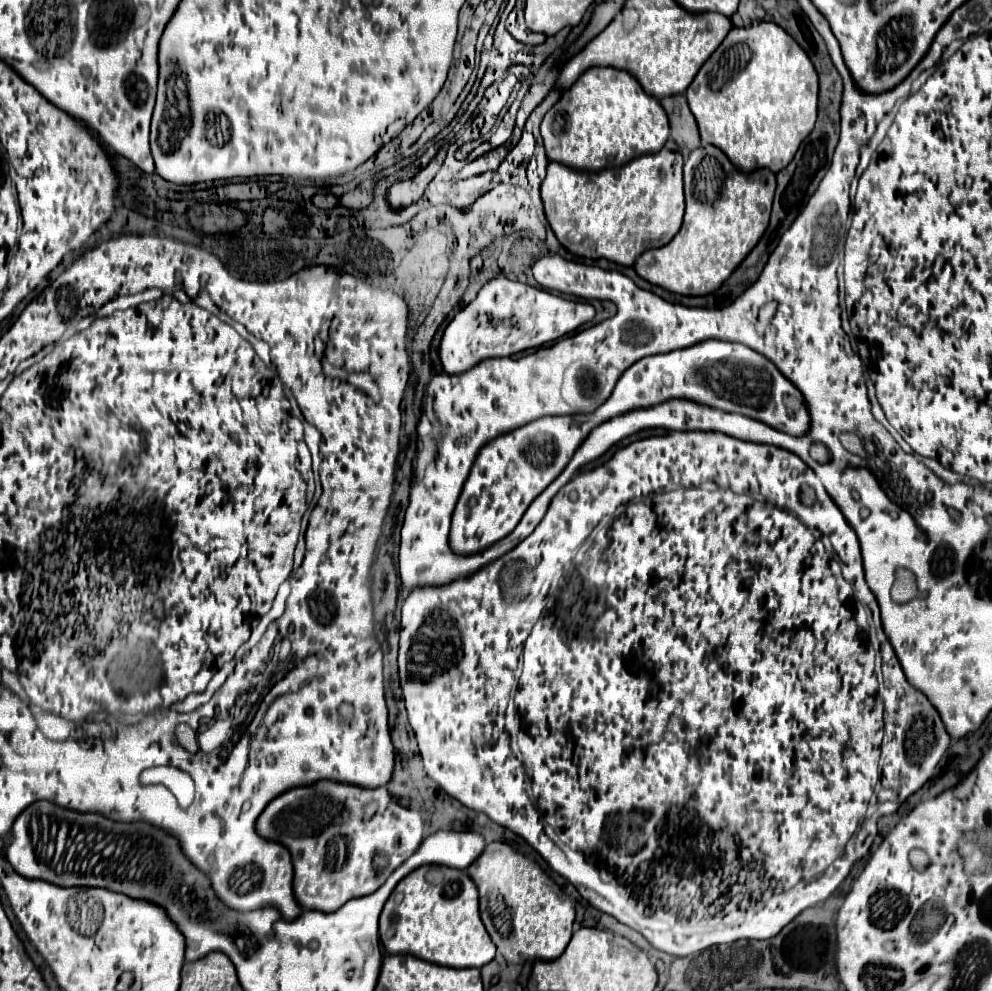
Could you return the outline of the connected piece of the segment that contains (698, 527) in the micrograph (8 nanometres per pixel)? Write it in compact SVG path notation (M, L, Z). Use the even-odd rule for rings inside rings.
M669 432L667 436L653 436L653 438L645 438L645 440L637 440L631 442L629 446L621 448L607 464L589 470L585 474L575 476L571 482L567 482L567 486L563 486L551 500L549 510L545 514L545 518L539 522L539 526L533 530L531 536L527 536L521 544L517 544L513 550L509 550L507 554L503 554L501 558L497 558L495 562L483 566L481 570L477 570L477 574L471 574L469 578L461 578L461 582L453 582L453 586L443 586L441 590L411 590L411 594L407 596L405 604L403 604L403 612L401 612L401 648L399 648L399 676L401 676L401 688L403 688L403 698L405 698L405 706L407 706L407 714L409 714L409 724L415 730L417 742L419 742L419 750L421 750L421 758L425 764L425 772L429 774L429 778L433 778L451 798L459 800L463 806L483 812L487 814L493 822L505 826L509 830L513 830L515 834L519 834L521 838L525 838L545 860L547 864L561 874L570 884L574 885L579 894L597 910L611 914L613 918L617 918L621 924L641 932L657 950L667 952L671 956L689 956L695 952L701 952L705 948L717 946L717 944L731 944L735 940L769 940L773 938L783 926L779 924L779 914L799 914L809 906L817 906L819 902L827 900L831 896L831 892L843 882L841 878L835 880L837 874L837 866L845 866L847 874L851 870L851 866L861 860L861 856L865 856L873 844L873 838L877 836L877 818L885 816L885 814L893 814L899 804L909 798L911 794L915 794L933 774L937 762L941 760L941 756L945 754L947 746L949 746L949 734L943 728L943 720L939 716L939 712L933 708L933 704L927 700L927 696L923 692L919 692L917 688L913 688L905 674L882 674L881 662L883 662L883 652L893 652L897 666L901 668L899 660L891 646L890 642L883 642L879 639L877 631L873 628L881 628L880 609L874 594L867 586L864 568L863 568L863 586L865 588L851 588L849 579L846 574L842 574L841 567L843 564L833 560L837 556L835 548L839 550L859 550L859 542L855 538L855 530L847 524L845 516L841 514L841 510L835 506L835 502L829 498L829 494L825 492L823 484L819 482L819 478L815 476L815 472L805 466L805 462L801 458L797 458L793 452L787 452L783 448L777 446L767 446L767 444L753 444L753 442L743 442L731 436L725 436L721 432ZM703 482L713 482L717 484L713 490L709 488L701 488ZM805 490L813 492L813 500L809 504L803 502L803 494ZM867 642L880 642L880 650L878 652L878 667L875 667L875 652L867 650Z

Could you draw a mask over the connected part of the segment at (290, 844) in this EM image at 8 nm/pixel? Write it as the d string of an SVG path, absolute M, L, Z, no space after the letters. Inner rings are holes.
M319 780L271 800L257 820L257 832L289 848L295 866L293 890L301 908L335 912L351 898L373 894L419 848L423 820L419 812L399 806L385 786L369 790Z

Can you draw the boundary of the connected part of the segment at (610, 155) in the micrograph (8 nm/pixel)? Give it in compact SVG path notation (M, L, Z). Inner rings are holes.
M591 68L585 74L581 74L579 80L569 90L565 90L559 102L545 114L541 122L541 136L549 162L559 162L575 170L595 172L607 166L625 166L633 158L659 152L669 138L669 120L659 100L645 94L631 74L615 68Z

